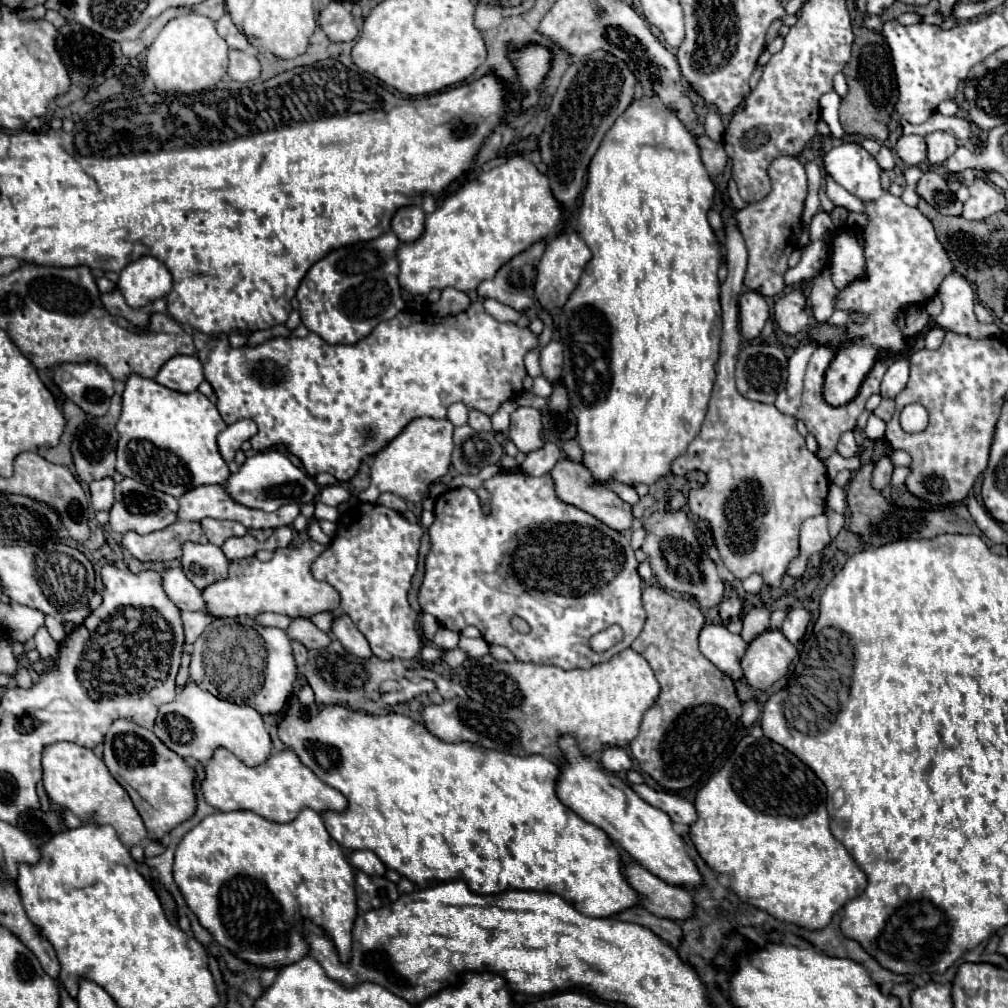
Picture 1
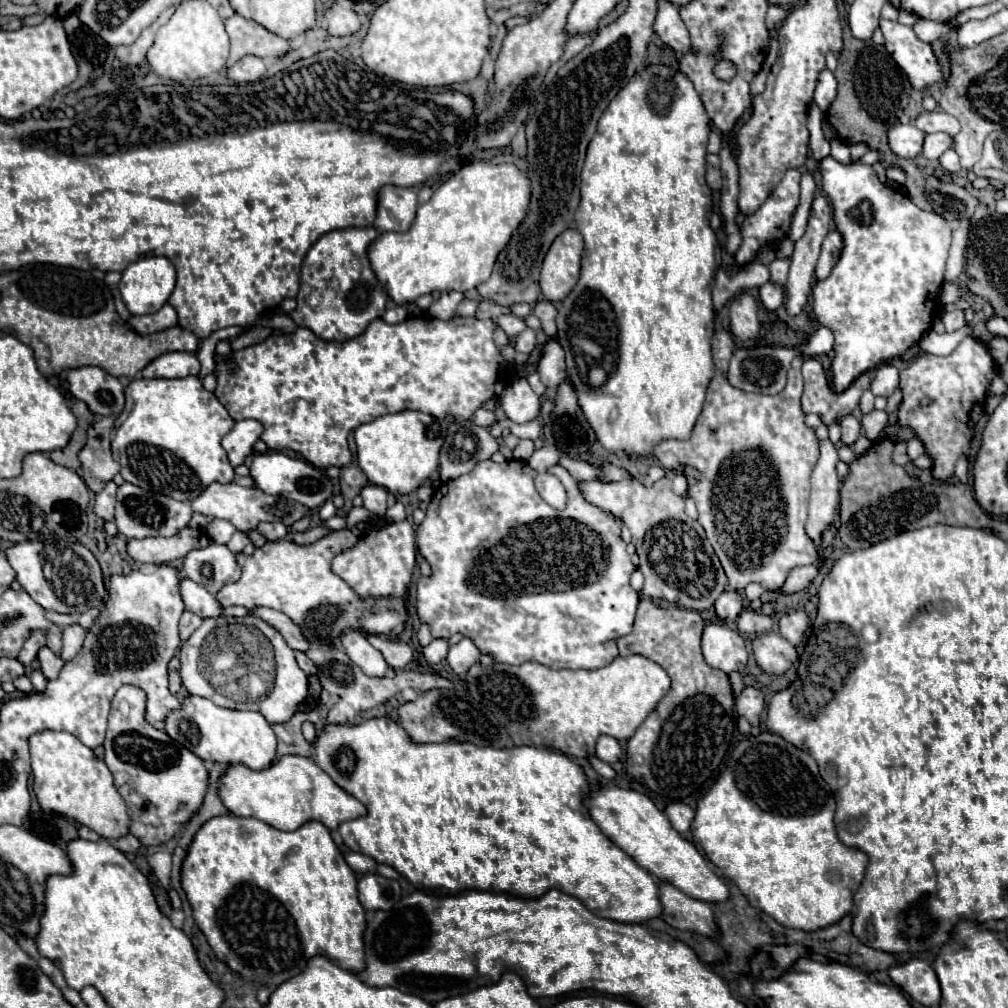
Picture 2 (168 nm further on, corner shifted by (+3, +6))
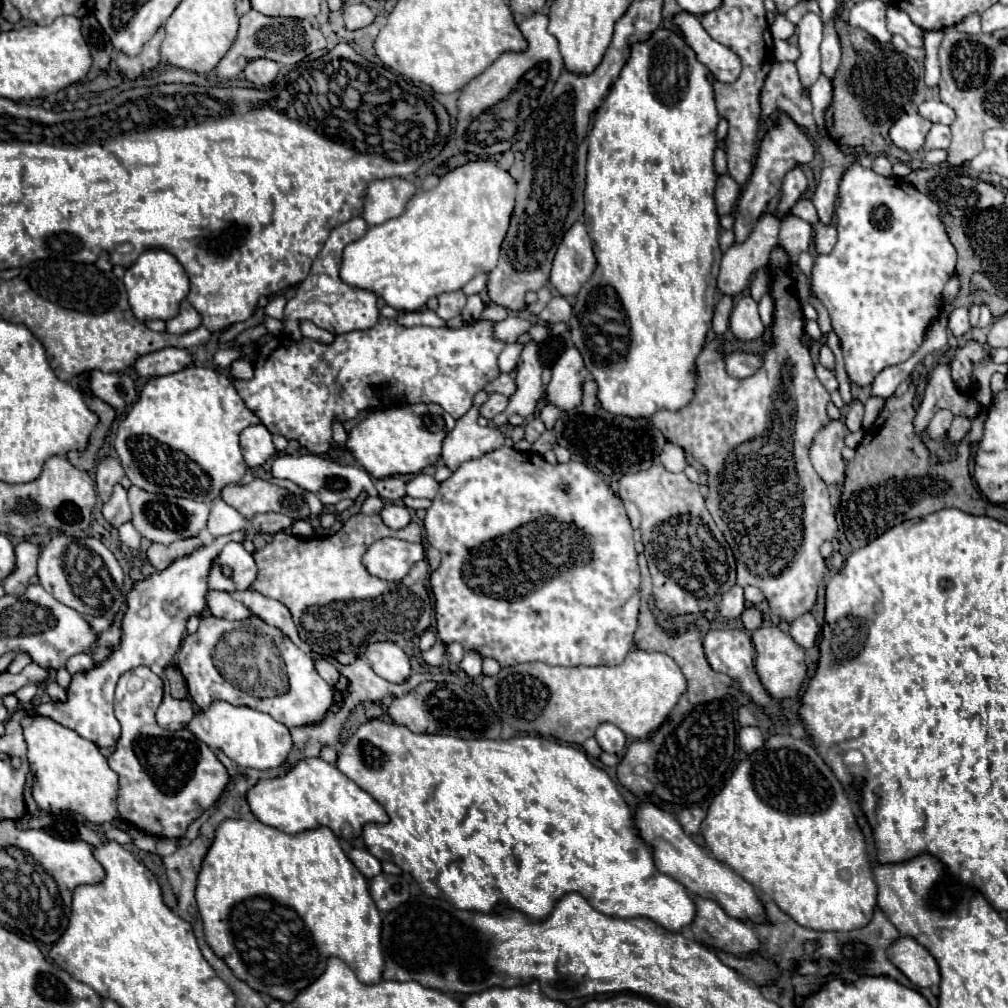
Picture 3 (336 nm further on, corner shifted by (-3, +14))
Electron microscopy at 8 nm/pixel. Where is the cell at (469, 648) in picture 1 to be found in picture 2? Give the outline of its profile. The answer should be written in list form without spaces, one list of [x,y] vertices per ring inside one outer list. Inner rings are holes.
[[[464,637],[462,641],[458,641],[456,645],[450,647],[446,661],[448,661],[448,665],[452,667],[454,673],[464,675],[464,673],[468,671],[468,667],[474,665],[474,663],[480,659],[480,655],[482,655],[482,653],[480,653],[480,649],[474,645],[474,641],[470,641],[470,639]]]

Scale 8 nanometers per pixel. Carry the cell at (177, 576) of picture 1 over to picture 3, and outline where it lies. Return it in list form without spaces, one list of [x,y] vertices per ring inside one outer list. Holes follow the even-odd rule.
[[[208,591],[206,599],[208,599],[208,609],[216,617],[222,617],[222,619],[228,619],[228,621],[242,621],[242,619],[252,617],[250,609],[240,605],[240,601],[232,599],[224,591]]]

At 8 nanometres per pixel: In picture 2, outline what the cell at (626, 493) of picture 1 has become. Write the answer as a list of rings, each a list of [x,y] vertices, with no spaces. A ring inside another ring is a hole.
[[[562,457],[558,461],[574,479],[578,481],[588,481],[588,479],[600,479],[602,477],[602,469],[592,465],[592,463],[586,463],[586,461],[580,461],[580,459],[572,459],[572,457]]]

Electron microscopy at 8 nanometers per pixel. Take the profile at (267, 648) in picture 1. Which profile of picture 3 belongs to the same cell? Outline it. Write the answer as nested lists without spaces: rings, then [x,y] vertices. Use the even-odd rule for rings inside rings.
[[[214,615],[202,617],[198,631],[194,635],[188,635],[180,647],[178,669],[182,671],[182,675],[186,679],[190,699],[202,711],[208,709],[208,705],[212,701],[226,701],[230,705],[244,705],[244,707],[252,707],[256,711],[270,713],[276,721],[280,721],[292,729],[292,727],[320,723],[334,703],[334,689],[316,673],[314,659],[310,655],[306,655],[300,647],[296,647],[284,633],[280,633],[280,629],[264,623],[260,617],[252,617],[244,623],[242,621],[230,623],[230,621],[214,617]],[[228,633],[236,633],[236,647],[234,649],[232,647],[228,649],[226,647],[228,643],[224,643],[224,647],[222,647],[222,639]],[[216,659],[226,659],[226,663],[230,663],[232,667],[226,667],[226,665],[222,665],[222,661],[218,663]],[[222,667],[226,667],[226,669],[222,669]]]

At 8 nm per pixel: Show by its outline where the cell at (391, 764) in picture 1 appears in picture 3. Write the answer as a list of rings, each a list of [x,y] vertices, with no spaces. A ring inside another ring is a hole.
[[[380,719],[368,721],[358,727],[358,731],[342,745],[338,753],[336,767],[352,779],[358,787],[362,787],[366,793],[370,793],[388,813],[390,823],[384,827],[364,827],[362,839],[368,847],[368,851],[380,859],[380,861],[392,861],[402,871],[410,873],[414,881],[420,885],[420,889],[428,897],[436,897],[442,901],[448,901],[456,909],[468,909],[468,911],[480,911],[480,913],[494,913],[498,905],[504,905],[508,909],[520,911],[526,919],[532,921],[544,921],[558,899],[562,899],[566,893],[580,893],[596,911],[630,919],[630,917],[648,917],[668,929],[670,933],[680,933],[682,927],[690,925],[696,915],[696,905],[690,893],[684,885],[680,885],[676,879],[660,873],[654,865],[654,849],[638,835],[638,829],[634,825],[634,817],[630,807],[626,805],[624,797],[618,793],[614,781],[604,769],[598,769],[592,765],[592,761],[586,757],[584,751],[568,747],[558,741],[548,741],[544,737],[512,737],[512,739],[458,739],[458,737],[446,737],[446,735],[416,735],[404,725],[396,723],[384,723]]]

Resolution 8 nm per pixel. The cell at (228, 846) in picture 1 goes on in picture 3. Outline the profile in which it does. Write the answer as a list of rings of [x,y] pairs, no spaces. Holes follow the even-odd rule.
[[[253,817],[222,821],[198,875],[196,901],[204,921],[206,943],[212,951],[240,981],[270,999],[282,1003],[294,1001],[300,991],[324,973],[328,957],[340,957],[366,985],[382,979],[380,911],[368,893],[368,879],[344,855],[336,835],[328,827],[286,835]]]

